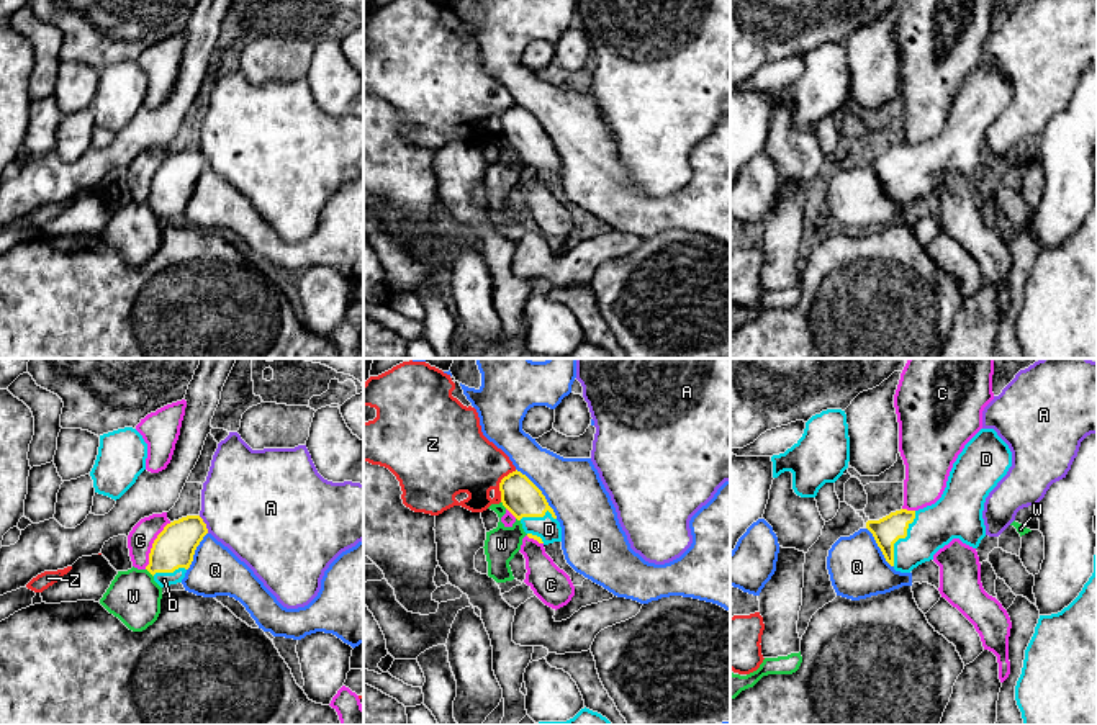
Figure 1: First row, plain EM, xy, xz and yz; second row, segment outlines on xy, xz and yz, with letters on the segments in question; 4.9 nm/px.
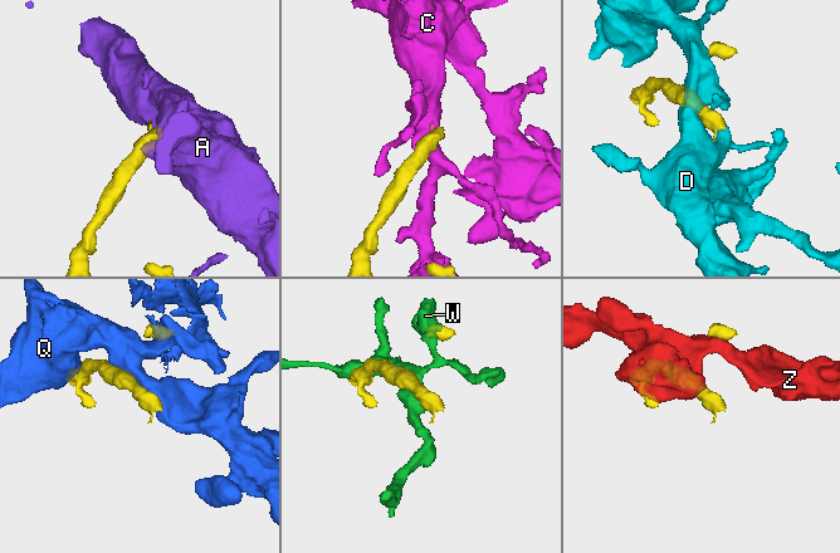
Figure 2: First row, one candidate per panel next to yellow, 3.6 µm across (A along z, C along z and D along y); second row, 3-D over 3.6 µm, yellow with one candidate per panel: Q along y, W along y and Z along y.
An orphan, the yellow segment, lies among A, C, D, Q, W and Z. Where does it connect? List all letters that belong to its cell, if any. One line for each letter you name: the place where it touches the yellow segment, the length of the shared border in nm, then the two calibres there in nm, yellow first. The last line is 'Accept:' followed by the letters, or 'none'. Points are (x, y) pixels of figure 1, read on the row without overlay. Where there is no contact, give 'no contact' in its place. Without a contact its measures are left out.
D: contact yz (901, 171); length 300 nm; calibres 140 and 220 nm
Accept: D

